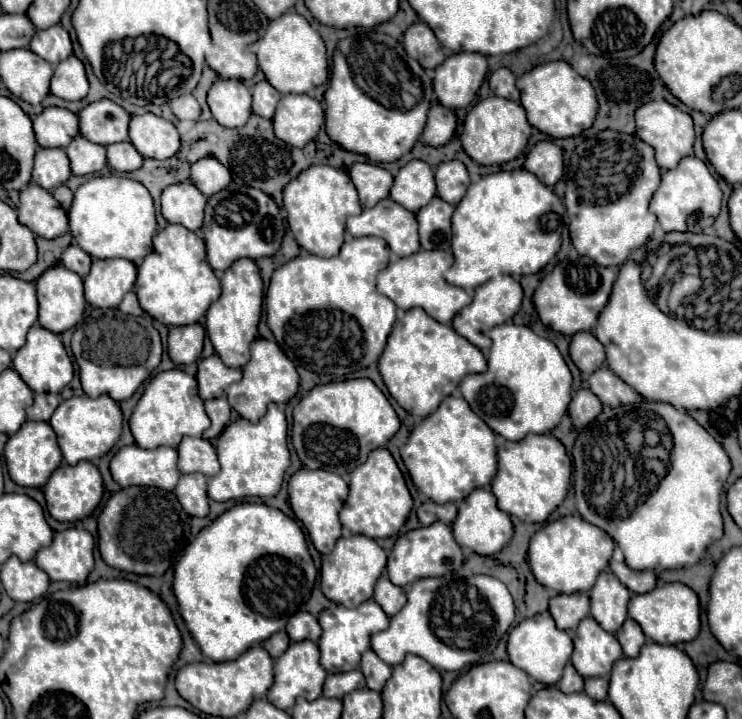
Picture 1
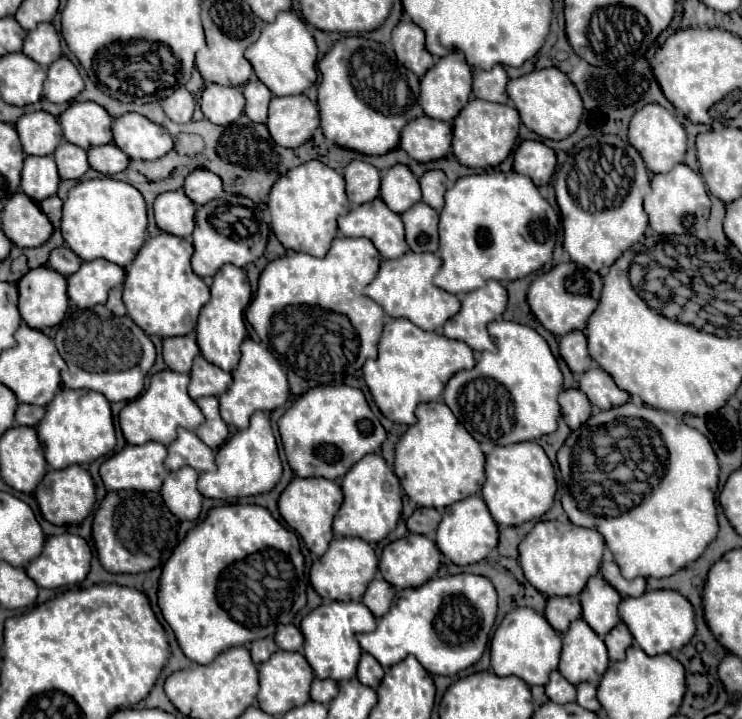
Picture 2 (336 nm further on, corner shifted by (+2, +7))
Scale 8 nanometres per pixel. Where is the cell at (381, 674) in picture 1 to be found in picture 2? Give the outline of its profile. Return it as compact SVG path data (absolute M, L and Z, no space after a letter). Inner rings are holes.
M369 653L361 655L359 667L357 667L357 679L363 685L369 685L373 689L379 687L379 681L383 679L383 667L379 665L379 661L373 655L369 655Z

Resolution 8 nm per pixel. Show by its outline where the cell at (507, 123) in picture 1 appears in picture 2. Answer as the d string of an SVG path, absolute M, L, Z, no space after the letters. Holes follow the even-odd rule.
M471 99L453 121L453 153L459 159L459 163L473 169L497 167L511 153L517 141L519 127L521 119L515 107L483 99Z

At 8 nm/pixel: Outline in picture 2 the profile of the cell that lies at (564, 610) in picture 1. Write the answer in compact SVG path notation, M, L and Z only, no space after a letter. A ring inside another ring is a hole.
M549 597L545 607L545 617L555 627L557 633L565 633L571 621L581 617L581 605L577 597Z

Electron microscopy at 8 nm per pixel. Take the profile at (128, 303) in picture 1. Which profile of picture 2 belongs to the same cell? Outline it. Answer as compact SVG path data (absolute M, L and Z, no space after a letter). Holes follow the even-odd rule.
M123 287L111 289L109 299L107 299L107 303L105 303L105 307L111 309L111 313L115 313L115 315L125 315L125 313L127 313L127 311L125 311L125 305L123 305L123 301L121 301L121 291L123 291Z

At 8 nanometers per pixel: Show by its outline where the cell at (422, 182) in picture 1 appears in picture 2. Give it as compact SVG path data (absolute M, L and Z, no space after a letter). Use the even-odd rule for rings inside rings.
M397 163L397 165L389 167L387 171L383 171L381 199L395 213L407 211L411 205L415 205L421 199L419 181L407 165Z

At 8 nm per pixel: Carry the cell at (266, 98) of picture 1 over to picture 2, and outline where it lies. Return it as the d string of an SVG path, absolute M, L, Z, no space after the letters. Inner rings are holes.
M257 79L245 83L243 87L245 95L245 113L253 123L267 123L267 105L273 97L273 93Z

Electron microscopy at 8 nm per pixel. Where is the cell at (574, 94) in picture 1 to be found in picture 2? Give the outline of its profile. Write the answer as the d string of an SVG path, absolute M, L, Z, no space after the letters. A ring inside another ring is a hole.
M557 67L531 71L519 79L511 79L507 83L507 93L515 103L523 125L545 139L555 139L555 141L565 139L577 129L581 121L581 115L583 115L581 95L575 89L575 85L569 81L569 77Z

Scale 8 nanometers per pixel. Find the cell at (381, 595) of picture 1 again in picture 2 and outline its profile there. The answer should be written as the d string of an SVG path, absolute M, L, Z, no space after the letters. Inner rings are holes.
M373 579L363 595L363 603L371 609L375 617L381 617L391 607L393 599L393 585L383 579Z

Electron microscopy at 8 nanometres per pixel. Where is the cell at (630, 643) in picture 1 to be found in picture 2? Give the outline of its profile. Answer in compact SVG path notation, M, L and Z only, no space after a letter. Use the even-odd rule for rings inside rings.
M623 623L615 625L615 629L611 629L611 633L607 633L607 637L605 637L605 645L609 651L609 659L621 661L625 657L627 647L633 645L633 637L631 637L631 631L627 629L627 625L623 625Z

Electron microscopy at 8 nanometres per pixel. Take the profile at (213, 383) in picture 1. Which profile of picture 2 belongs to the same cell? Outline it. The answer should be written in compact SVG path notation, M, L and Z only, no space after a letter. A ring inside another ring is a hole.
M195 357L191 369L191 383L189 383L189 397L199 399L203 395L219 397L231 383L231 373L219 369L217 365L209 363L205 357Z

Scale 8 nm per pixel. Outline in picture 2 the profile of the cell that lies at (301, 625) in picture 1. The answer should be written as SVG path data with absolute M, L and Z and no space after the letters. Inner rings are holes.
M279 625L275 641L285 651L303 651L303 633L295 625Z

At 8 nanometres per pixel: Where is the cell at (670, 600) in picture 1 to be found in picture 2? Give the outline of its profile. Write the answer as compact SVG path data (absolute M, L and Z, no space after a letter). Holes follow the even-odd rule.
M645 591L641 597L625 597L619 605L619 615L627 623L633 639L647 655L661 655L681 649L695 633L695 611L687 597L679 591Z

